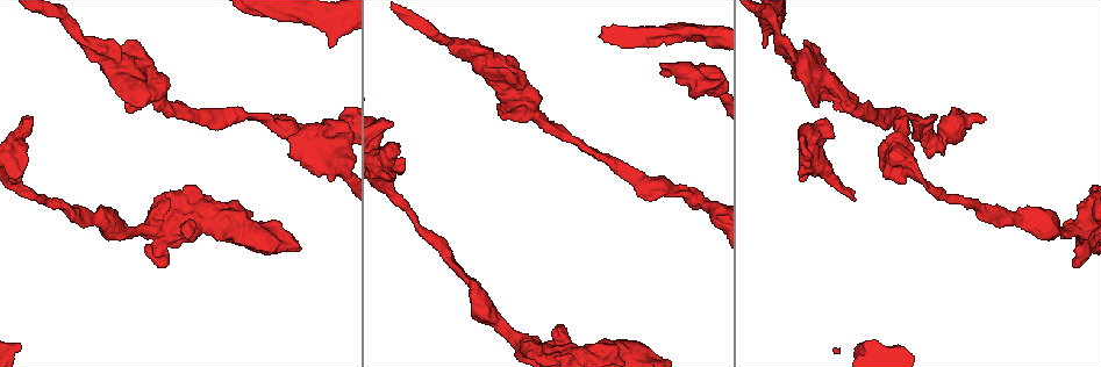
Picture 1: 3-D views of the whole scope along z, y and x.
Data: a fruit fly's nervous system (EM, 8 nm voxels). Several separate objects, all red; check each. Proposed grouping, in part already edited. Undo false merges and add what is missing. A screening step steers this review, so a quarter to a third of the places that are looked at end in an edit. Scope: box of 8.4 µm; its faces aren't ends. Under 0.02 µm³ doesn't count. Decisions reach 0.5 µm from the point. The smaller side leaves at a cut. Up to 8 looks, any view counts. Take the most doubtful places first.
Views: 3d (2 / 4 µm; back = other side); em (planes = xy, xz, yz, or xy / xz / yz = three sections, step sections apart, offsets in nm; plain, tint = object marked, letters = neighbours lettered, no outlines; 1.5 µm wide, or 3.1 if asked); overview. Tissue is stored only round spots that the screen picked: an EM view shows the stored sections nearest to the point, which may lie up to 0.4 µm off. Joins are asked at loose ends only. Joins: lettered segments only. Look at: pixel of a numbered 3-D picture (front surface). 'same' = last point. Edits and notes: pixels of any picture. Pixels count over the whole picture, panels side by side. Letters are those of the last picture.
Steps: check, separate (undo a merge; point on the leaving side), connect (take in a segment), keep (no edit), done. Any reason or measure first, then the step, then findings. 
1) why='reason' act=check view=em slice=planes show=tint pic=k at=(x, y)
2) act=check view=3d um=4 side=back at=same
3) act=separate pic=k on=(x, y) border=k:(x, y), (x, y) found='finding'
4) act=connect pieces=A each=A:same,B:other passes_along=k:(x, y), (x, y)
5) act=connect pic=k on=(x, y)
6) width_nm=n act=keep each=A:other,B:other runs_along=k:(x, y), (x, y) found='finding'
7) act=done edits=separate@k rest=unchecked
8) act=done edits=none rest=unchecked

why='an open end' act=check view=em slice=yz step=4 show=letters pic=1 at=(127, 41)

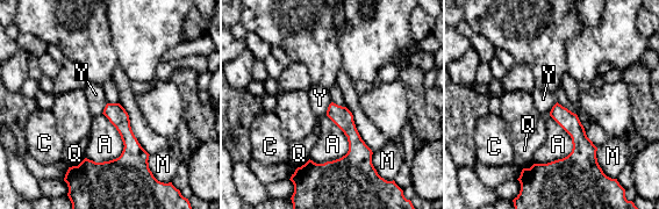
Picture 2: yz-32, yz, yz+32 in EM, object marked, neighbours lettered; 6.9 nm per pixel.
act=keep each=A:other,C:other,M:other,Q:other,Y:other border=2:(331, 102), (326, 114) found='none of them fits'

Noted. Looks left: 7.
why='an open end' act=check view=em slice=xz step=4 show=letters pic=1 at=(858, 346)

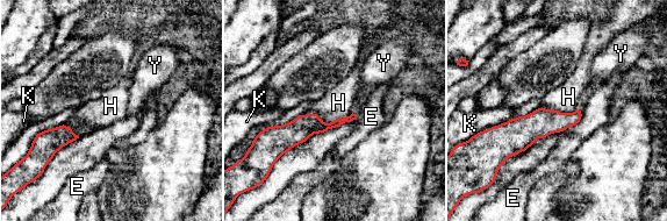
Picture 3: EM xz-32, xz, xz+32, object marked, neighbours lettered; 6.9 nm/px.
act=check view=em slice=planes show=letters at=same

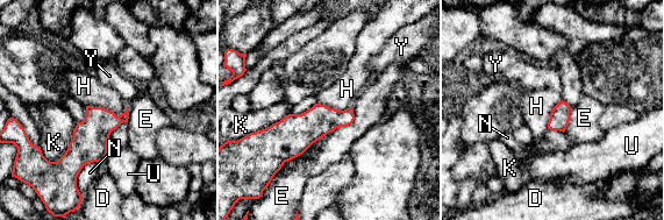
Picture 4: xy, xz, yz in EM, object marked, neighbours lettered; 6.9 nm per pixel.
act=keep each=D:other,E:other,H:other,K:other,N:other,U:other,Y:other border=4:(86, 105), (116, 115), (127, 108) found='none of them fits'

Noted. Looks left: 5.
why='thick end' act=check view=3d um=2 pic=1 at=(763, 44)

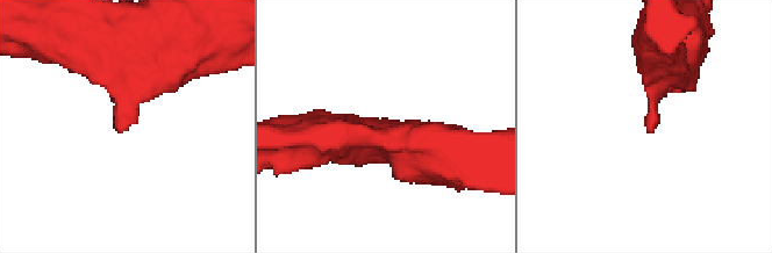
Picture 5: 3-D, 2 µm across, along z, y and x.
why='shape alone is not enough' act=check view=em slice=planes show=letters pic=5 at=(118, 130)

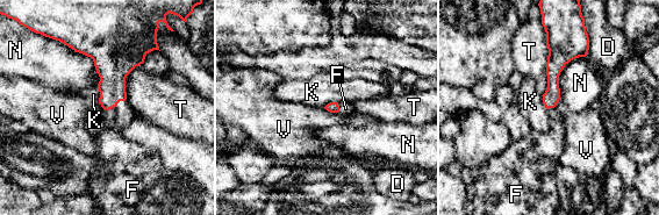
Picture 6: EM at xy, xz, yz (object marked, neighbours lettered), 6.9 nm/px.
act=connect pieces=F each=D:other,F:same,K:other,N:other,T:other,V:other passes_along=6:(113, 70), (115, 106), (109, 141) found='it goes on there'

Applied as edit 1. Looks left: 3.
act=done edits=connect@6 rest=unchecked

